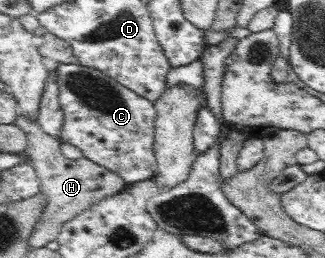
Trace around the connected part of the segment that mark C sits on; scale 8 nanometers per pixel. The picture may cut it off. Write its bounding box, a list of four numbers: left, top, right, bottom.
[54,63,157,184]

